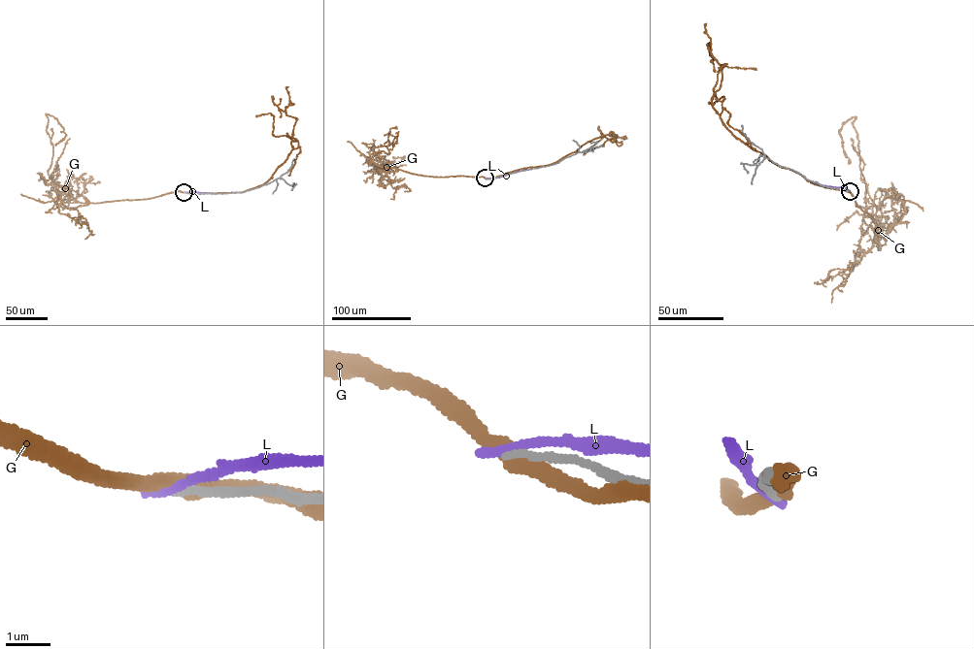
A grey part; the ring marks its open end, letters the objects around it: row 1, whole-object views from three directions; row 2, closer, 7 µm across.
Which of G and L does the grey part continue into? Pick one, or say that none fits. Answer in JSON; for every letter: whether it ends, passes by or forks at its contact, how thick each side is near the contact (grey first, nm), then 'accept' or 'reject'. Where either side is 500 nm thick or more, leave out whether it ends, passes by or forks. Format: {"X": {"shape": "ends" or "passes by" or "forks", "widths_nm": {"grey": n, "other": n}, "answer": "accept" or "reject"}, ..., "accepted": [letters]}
{"G": {"shape": "passes by", "widths_nm": {"grey": 200, "other": 360}, "answer": "reject"}, "L": {"shape": "ends", "widths_nm": {"grey": 170, "other": 240}, "answer": "reject"}, "accepted": []}

